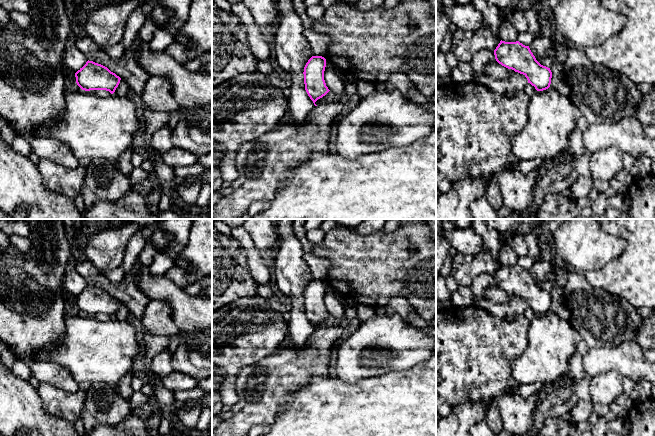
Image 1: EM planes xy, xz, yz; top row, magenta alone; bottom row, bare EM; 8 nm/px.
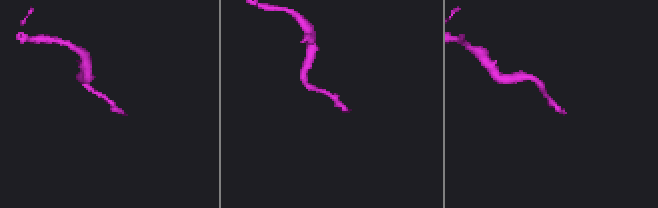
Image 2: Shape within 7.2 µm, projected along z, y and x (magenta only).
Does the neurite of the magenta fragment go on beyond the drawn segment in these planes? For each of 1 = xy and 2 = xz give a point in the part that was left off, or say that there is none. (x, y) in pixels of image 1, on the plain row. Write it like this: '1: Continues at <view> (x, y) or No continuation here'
1: No continuation here
2: No continuation here

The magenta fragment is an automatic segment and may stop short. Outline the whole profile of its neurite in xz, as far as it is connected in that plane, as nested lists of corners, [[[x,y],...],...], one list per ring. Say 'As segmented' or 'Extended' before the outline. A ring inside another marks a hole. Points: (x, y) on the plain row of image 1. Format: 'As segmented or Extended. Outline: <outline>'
As segmented. Outline: [[[312,280],[304,291],[303,298],[304,298],[305,314],[315,330],[317,330],[315,326],[318,323],[325,320],[330,315],[326,310],[324,304],[325,291],[326,291],[326,283],[322,280]]]

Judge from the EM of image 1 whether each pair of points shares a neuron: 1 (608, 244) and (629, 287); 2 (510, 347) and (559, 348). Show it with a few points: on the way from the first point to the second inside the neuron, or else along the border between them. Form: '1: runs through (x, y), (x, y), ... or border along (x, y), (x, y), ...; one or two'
1: border along (626, 240), (618, 256), (594, 269); two
2: border along (529, 324), (527, 346), (513, 361), (511, 366); two

